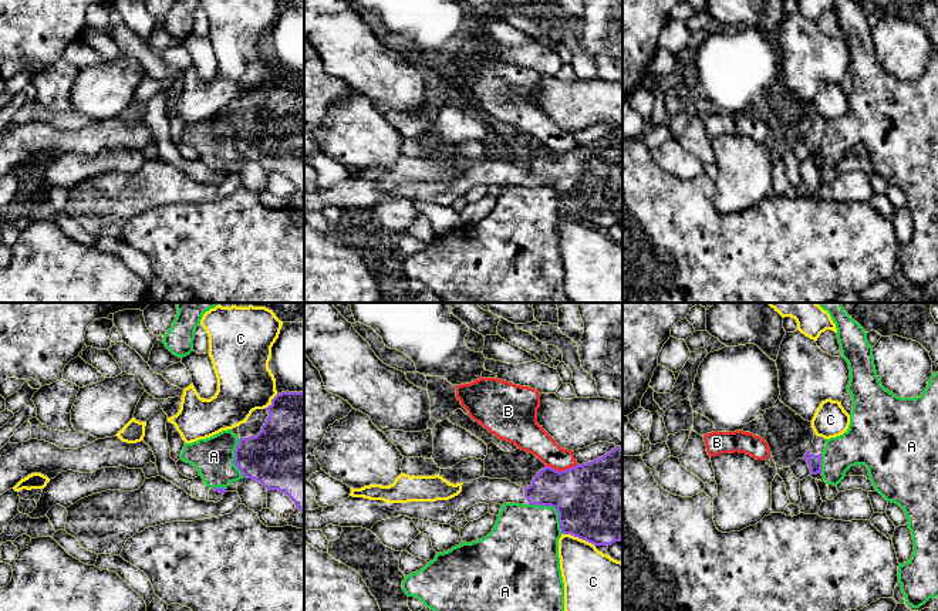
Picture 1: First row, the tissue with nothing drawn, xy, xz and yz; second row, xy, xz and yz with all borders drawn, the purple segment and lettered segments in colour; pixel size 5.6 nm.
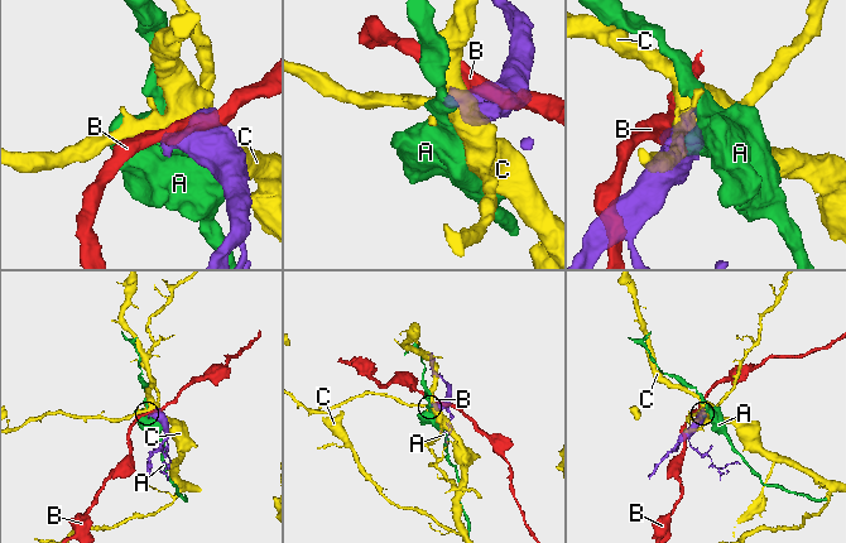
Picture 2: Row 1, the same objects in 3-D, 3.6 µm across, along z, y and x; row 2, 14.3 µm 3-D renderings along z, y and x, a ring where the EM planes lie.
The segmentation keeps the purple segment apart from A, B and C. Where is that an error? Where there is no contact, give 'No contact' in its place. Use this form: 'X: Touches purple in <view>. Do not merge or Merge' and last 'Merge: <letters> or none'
A: Touches purple in xz. Do not merge
B: Touches purple in xz. Do not merge
C: Touches purple in xz. Do not merge
Merge: none

